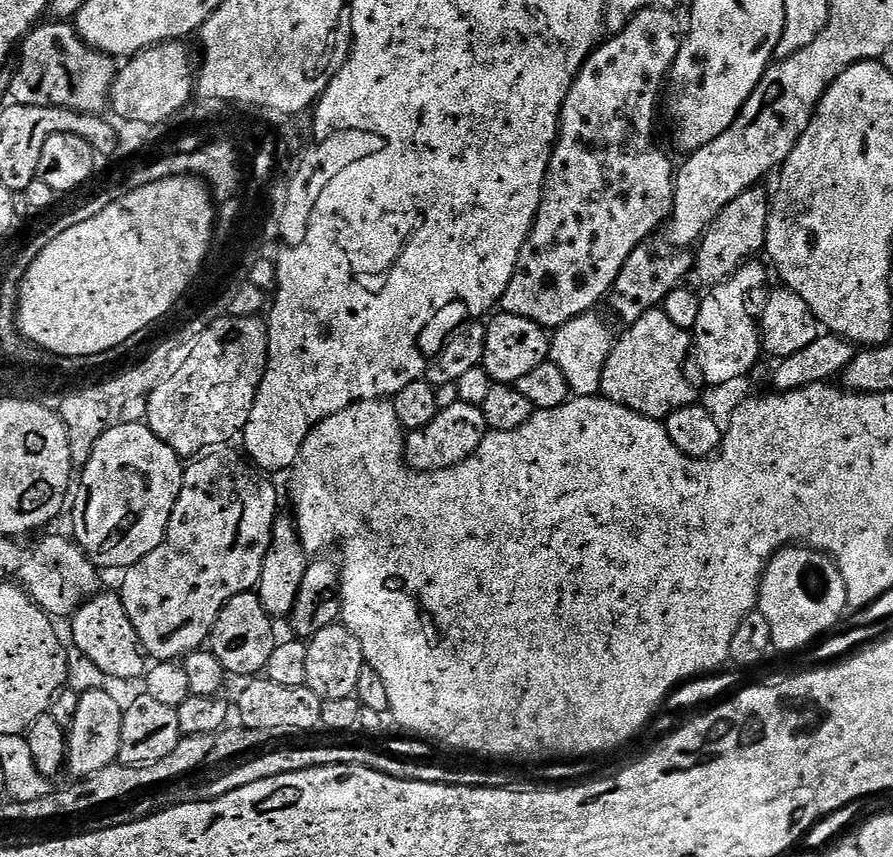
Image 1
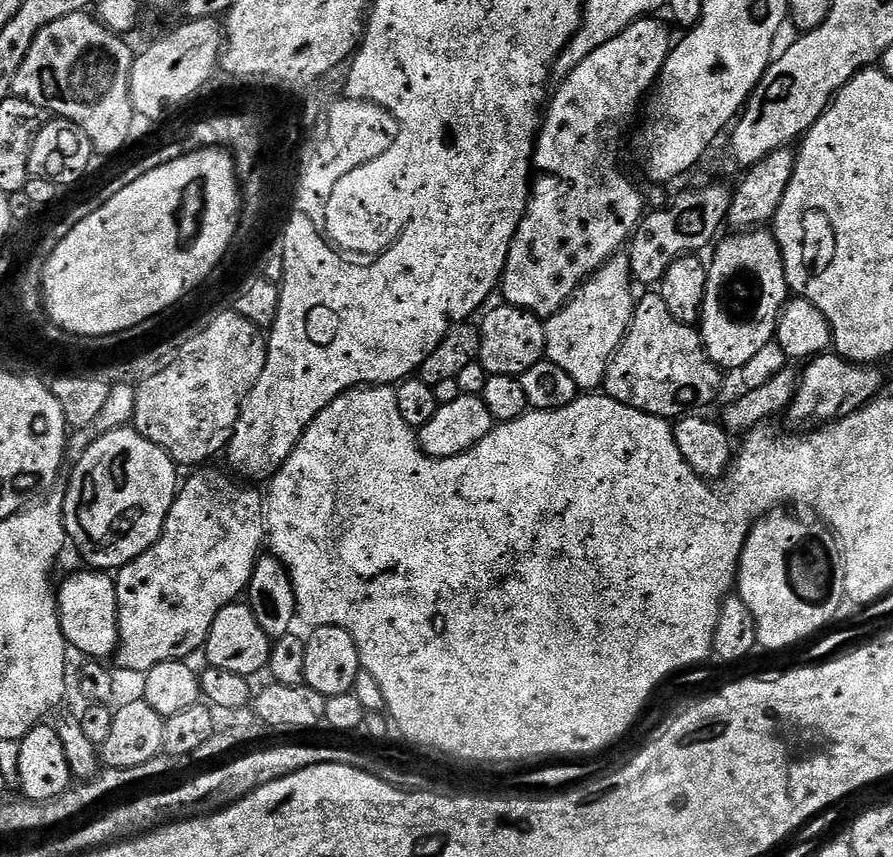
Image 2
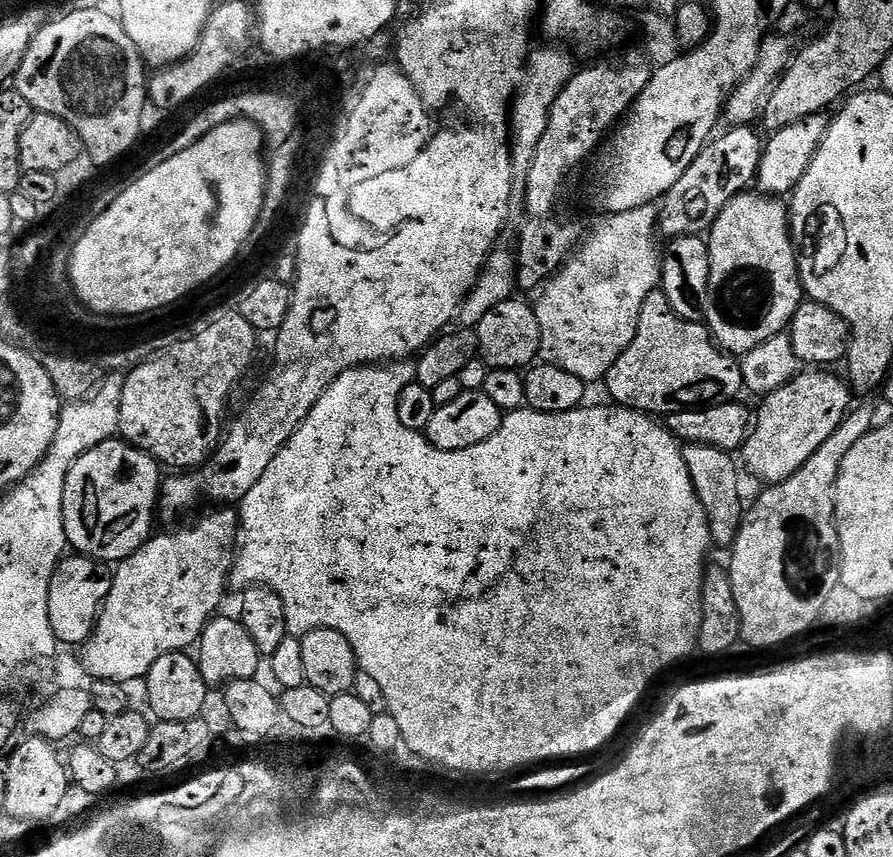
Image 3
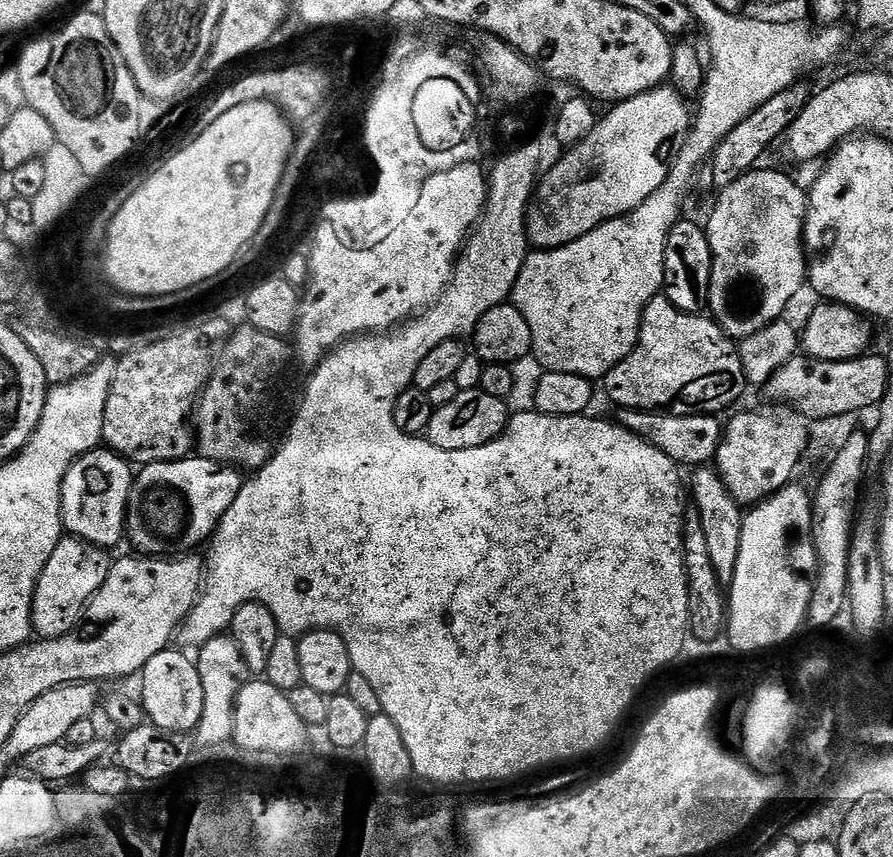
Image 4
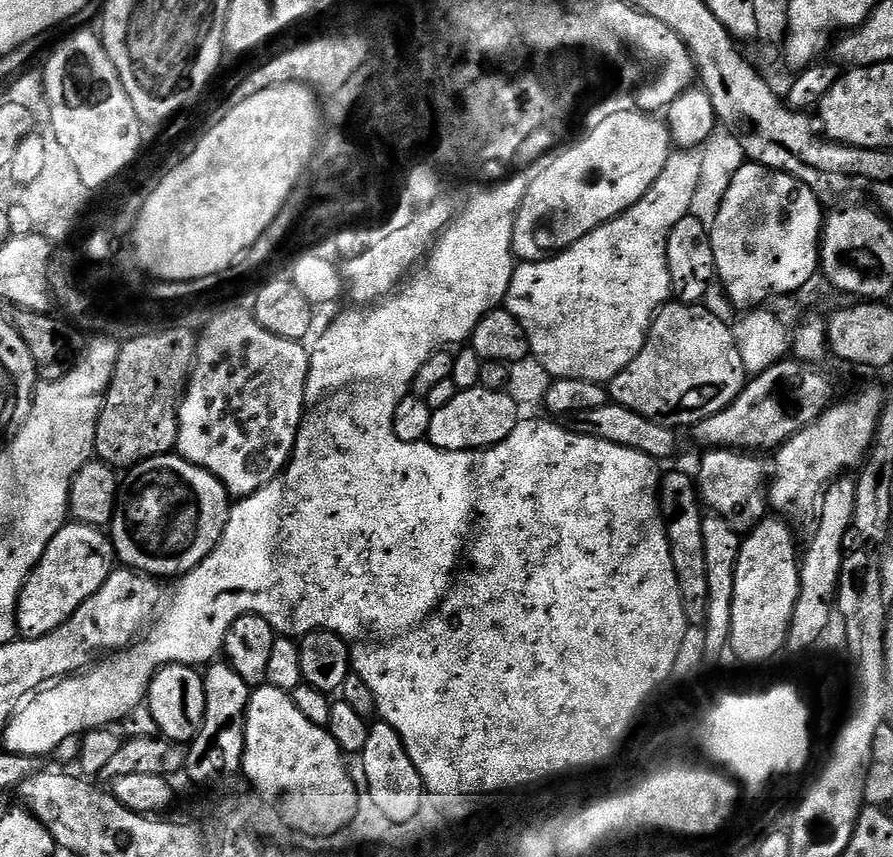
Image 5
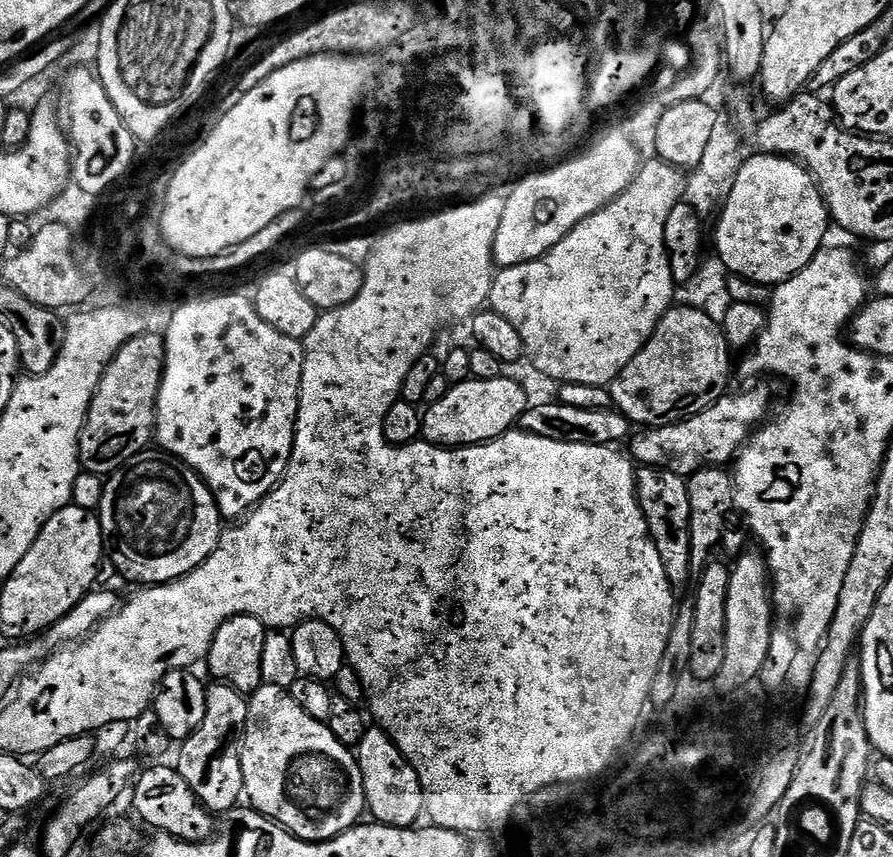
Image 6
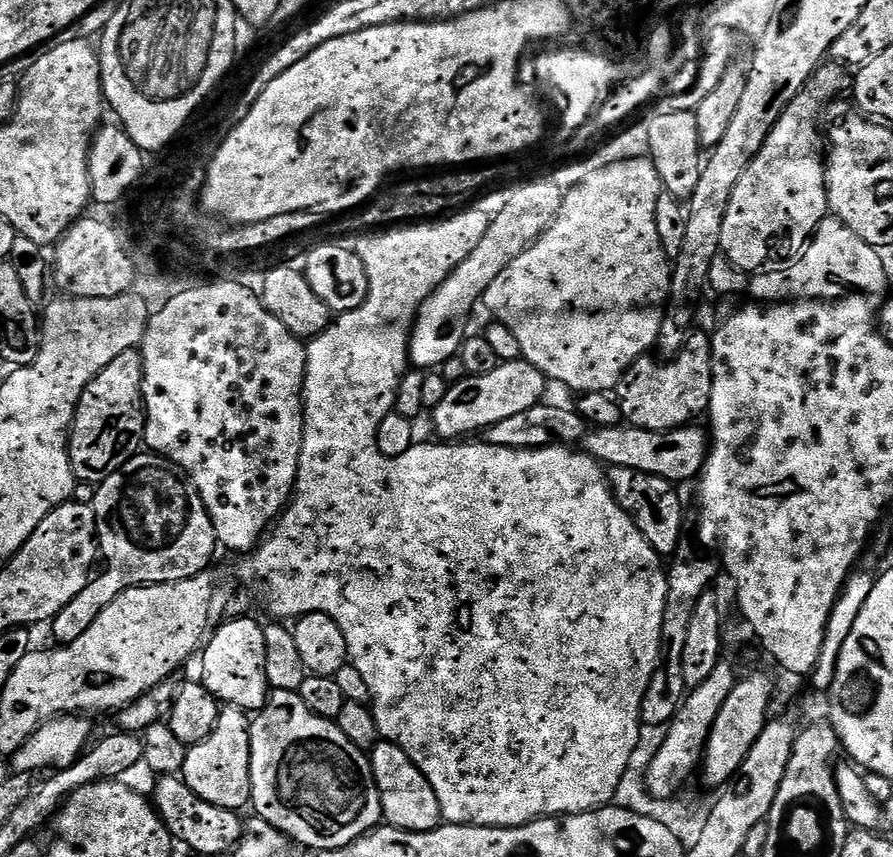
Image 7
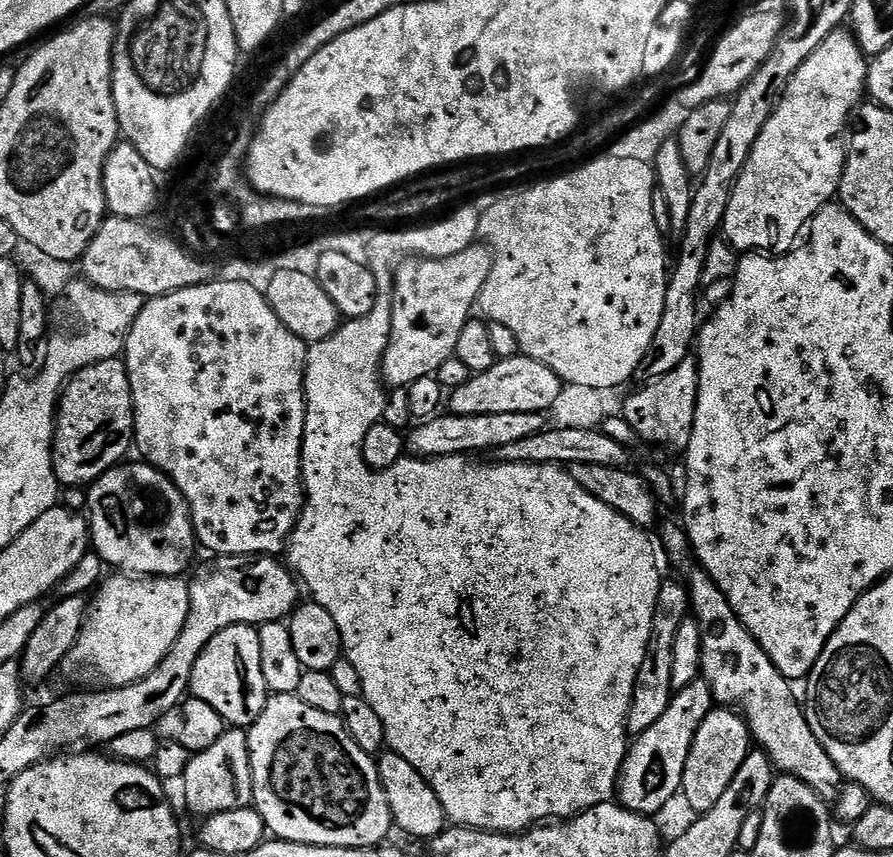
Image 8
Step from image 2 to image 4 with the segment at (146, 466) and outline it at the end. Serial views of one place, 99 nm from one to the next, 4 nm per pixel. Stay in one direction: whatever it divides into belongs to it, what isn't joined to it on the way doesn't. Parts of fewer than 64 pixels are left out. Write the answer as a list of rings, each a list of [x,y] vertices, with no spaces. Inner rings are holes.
[[[104,446],[74,461],[66,474],[60,495],[65,533],[96,548],[112,550],[126,536],[128,499],[132,493],[133,479],[133,465]]]

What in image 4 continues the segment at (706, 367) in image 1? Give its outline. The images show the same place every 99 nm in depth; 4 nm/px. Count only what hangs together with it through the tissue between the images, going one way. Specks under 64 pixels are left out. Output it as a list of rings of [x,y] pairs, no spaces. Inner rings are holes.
[[[757,167],[738,178],[719,193],[712,217],[706,223],[712,251],[712,273],[708,291],[710,315],[726,335],[741,342],[758,333],[763,327],[785,315],[788,303],[806,284],[806,257],[804,254],[804,215],[808,209],[805,189],[799,188],[784,172]]]

